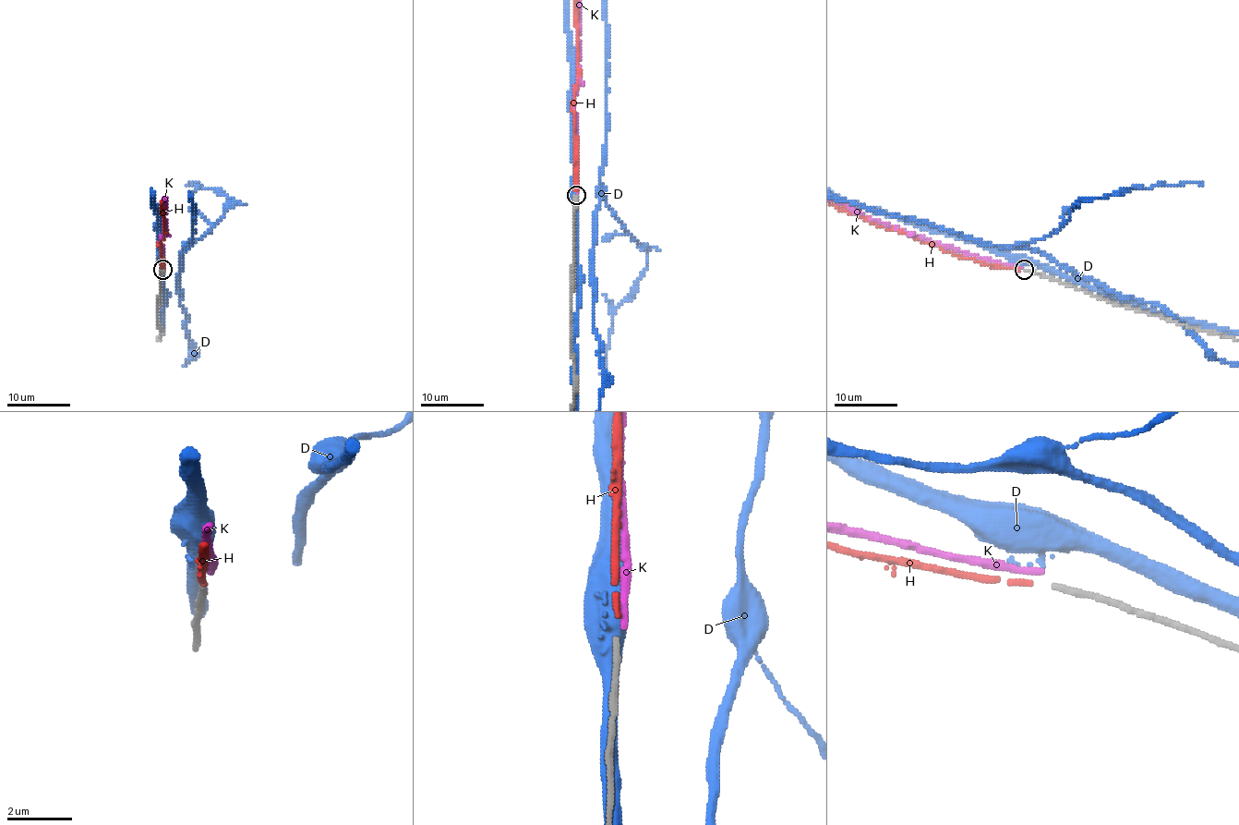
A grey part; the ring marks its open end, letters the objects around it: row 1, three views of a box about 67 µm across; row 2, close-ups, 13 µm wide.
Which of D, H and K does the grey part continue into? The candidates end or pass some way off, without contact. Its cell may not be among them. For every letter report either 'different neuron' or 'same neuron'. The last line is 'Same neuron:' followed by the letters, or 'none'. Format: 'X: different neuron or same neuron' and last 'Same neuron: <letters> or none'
D: different neuron
H: same neuron
K: different neuron
Same neuron: H

